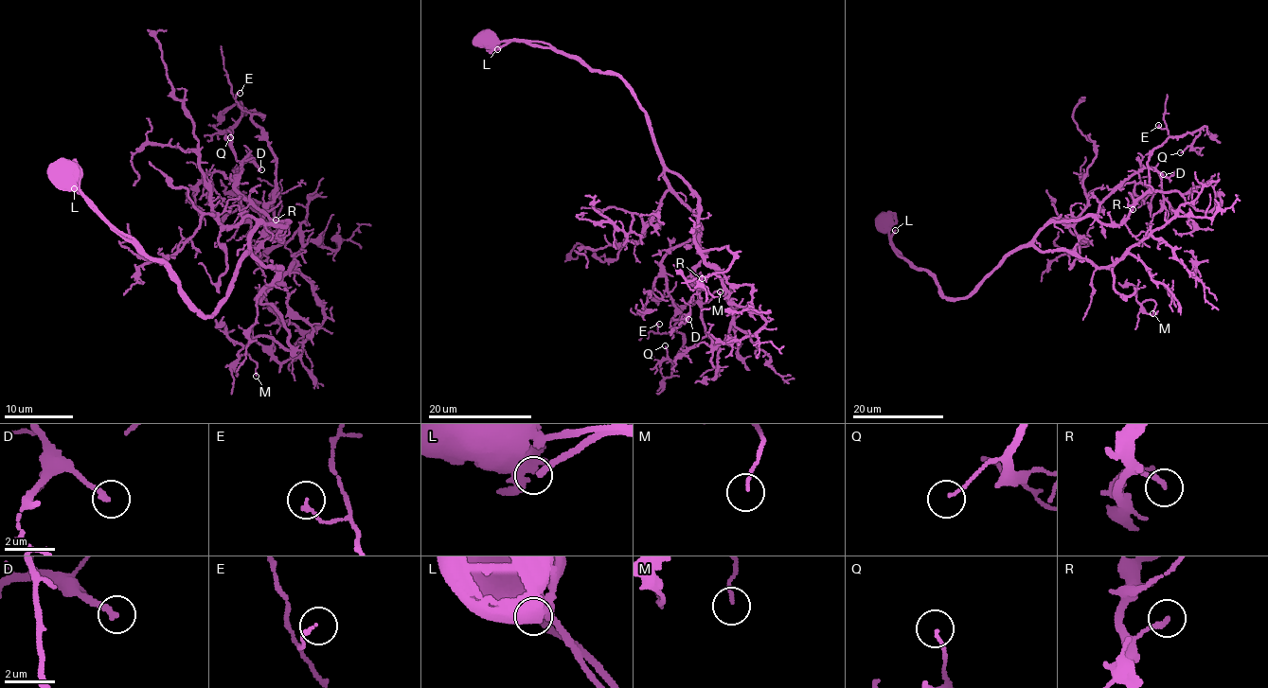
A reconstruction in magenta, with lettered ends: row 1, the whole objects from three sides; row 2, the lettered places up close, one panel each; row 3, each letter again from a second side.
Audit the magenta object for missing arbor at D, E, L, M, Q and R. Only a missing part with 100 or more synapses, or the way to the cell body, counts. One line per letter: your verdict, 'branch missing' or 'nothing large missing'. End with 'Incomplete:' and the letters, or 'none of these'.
D: nothing large missing
E: nothing large missing
L: branch missing
M: nothing large missing
Q: nothing large missing
R: nothing large missing
Incomplete: L

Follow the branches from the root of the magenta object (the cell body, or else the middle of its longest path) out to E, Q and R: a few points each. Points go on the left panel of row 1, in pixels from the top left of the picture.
E: (63, 175), (210, 316), (259, 224), (286, 223), (278, 240), (267, 235), (276, 155), (234, 98), (240, 93)
Q: (63, 175), (210, 316), (259, 224), (286, 223), (267, 235), (262, 115), (241, 108), (230, 137)
R: (63, 175), (118, 232), (161, 259), (207, 315), (261, 223), (285, 221), (278, 240), (265, 228), (276, 220)

